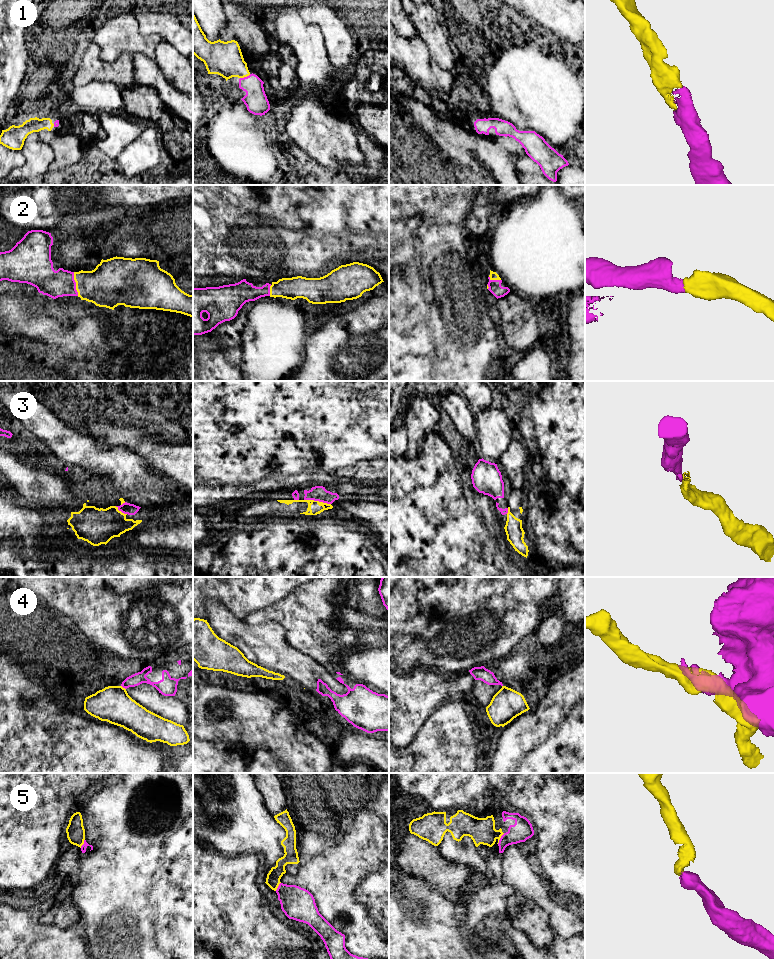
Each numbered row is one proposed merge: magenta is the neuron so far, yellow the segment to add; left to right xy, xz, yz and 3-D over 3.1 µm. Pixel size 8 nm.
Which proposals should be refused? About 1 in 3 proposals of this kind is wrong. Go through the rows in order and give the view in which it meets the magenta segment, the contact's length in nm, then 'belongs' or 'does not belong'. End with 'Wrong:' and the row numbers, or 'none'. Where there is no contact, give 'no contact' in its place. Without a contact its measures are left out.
1: contact in xz; length 90 nm; belongs
2: contact in xy; length 200 nm; belongs
3: contact in xz; length 220 nm; does not belong
4: contact in xy; length 50 nm; does not belong
5: contact in yz; length 110 nm; belongs
Wrong: 3, 4

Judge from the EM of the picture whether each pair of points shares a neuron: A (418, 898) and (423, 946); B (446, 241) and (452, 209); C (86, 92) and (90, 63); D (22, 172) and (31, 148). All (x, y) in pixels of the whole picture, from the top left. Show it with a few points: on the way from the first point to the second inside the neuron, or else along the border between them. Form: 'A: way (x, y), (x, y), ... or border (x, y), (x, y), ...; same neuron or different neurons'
A: way (418, 910), (418, 934); same neuron
B: way (446, 233), (446, 217); same neuron
C: border (110, 81), (89, 81), (73, 86); different neurons
D: way (28, 166), (31, 163), (31, 154); same neuron

